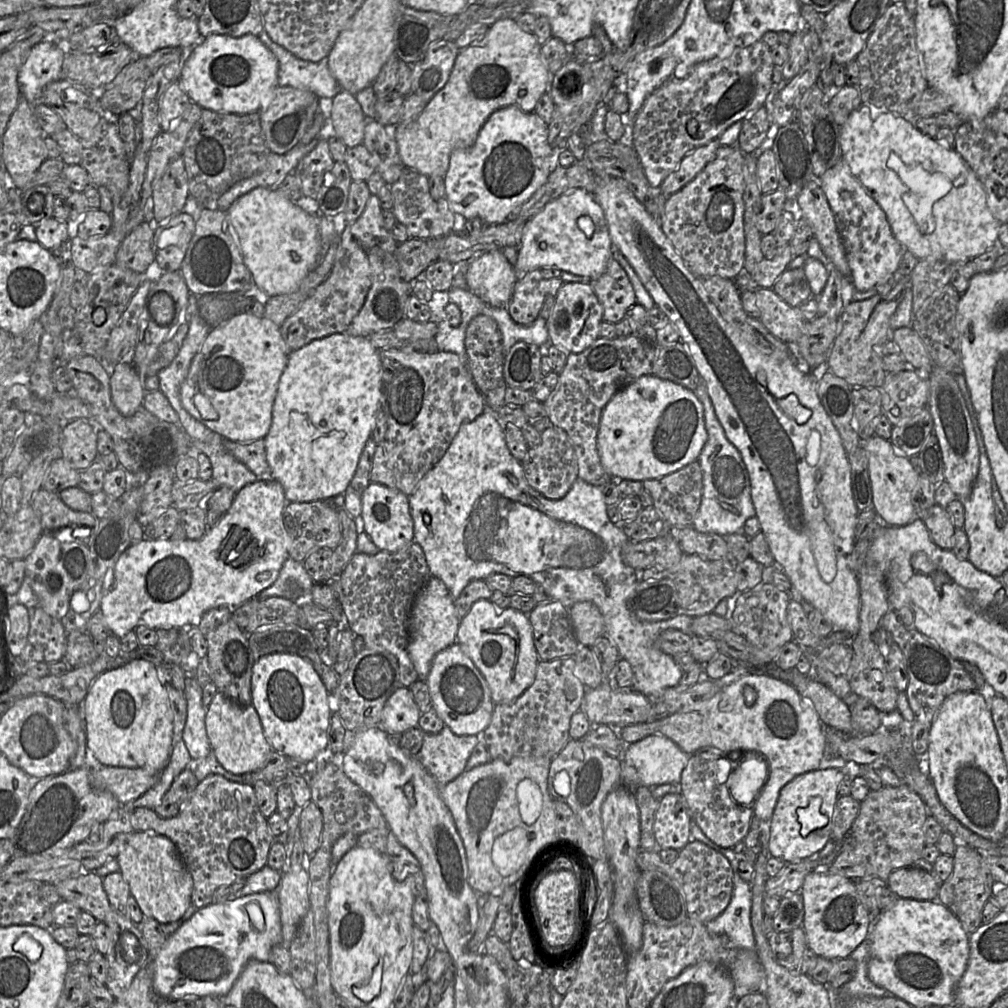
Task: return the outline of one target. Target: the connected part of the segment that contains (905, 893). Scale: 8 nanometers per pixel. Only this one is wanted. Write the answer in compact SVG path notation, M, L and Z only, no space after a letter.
M907 867L893 871L887 885L901 898L938 901L941 883L934 874L917 867Z

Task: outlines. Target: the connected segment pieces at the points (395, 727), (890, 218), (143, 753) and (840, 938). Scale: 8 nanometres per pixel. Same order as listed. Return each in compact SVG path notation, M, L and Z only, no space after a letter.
M398 688L385 702L380 727L387 733L403 733L418 727L421 716L409 688Z
M862 104L850 114L846 123L840 128L840 146L842 158L848 164L852 174L886 214L887 221L895 239L918 260L942 260L955 264L958 262L971 261L990 248L999 246L997 243L999 223L988 209L985 190L974 172L954 148L945 147L936 141L935 138L922 134L911 122L902 116L887 110L881 110L870 104Z
M132 660L100 674L91 684L83 701L87 747L92 761L105 766L142 768L161 773L167 766L174 745L173 712L165 683L158 668L146 660Z
M812 871L804 879L801 894L804 903L802 927L808 948L819 957L847 958L868 937L869 912L863 906L853 880L827 871Z

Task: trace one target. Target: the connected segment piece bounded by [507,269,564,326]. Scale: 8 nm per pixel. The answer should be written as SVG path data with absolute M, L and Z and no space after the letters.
M540 269L527 272L517 281L508 312L517 324L530 325L540 315L547 296L556 296L563 285L560 279L544 279Z

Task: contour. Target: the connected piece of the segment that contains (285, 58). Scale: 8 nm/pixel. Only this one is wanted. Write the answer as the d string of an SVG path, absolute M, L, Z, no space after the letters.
M264 29L257 36L278 60L279 86L309 90L319 98L329 99L333 99L342 90L328 68L328 59L322 59L319 62L300 59L275 43Z

